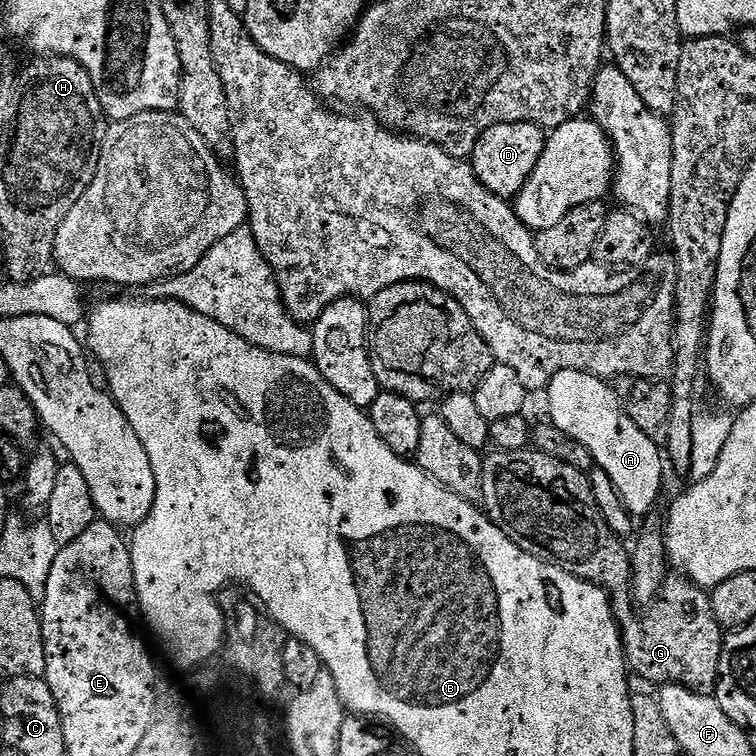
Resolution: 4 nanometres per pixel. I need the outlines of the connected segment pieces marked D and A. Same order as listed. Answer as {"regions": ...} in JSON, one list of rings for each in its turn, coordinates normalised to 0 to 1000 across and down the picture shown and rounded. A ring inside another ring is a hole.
{"regions":[[[[660,164],[644,169],[635,179],[635,187],[627,193],[622,208],[624,224],[635,237],[635,245],[663,265],[676,266],[701,235],[706,220],[712,220],[720,202],[721,184],[721,171],[710,164]]],[[[743,489],[725,508],[722,522],[730,565],[745,571],[750,581],[762,583],[780,608],[783,602],[784,611],[804,628],[821,664],[839,681],[856,684],[873,656],[881,608],[874,589],[844,569],[829,552],[820,537],[816,515],[803,501],[783,497],[779,492]]]]}

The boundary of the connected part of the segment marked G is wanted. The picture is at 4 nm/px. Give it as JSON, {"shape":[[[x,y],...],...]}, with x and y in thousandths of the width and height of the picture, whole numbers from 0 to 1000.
{"shape":[[[907,765],[894,766],[899,767],[880,766],[872,788],[851,811],[857,820],[852,839],[841,849],[823,847],[823,865],[833,865],[828,878],[840,893],[866,907],[901,905],[915,915],[937,918],[947,907],[955,832],[942,811],[938,784]]]}

